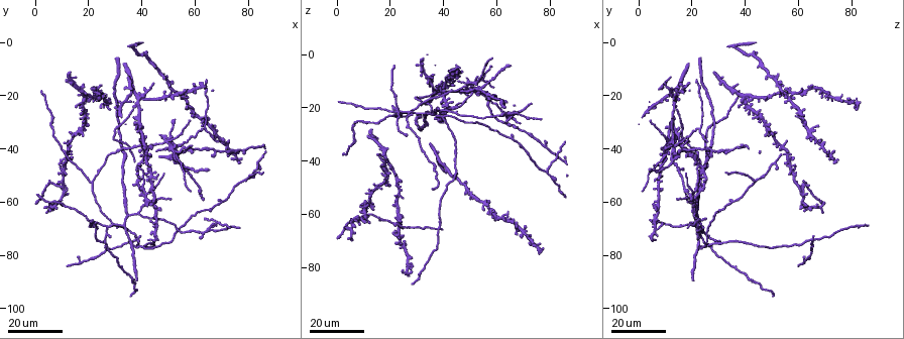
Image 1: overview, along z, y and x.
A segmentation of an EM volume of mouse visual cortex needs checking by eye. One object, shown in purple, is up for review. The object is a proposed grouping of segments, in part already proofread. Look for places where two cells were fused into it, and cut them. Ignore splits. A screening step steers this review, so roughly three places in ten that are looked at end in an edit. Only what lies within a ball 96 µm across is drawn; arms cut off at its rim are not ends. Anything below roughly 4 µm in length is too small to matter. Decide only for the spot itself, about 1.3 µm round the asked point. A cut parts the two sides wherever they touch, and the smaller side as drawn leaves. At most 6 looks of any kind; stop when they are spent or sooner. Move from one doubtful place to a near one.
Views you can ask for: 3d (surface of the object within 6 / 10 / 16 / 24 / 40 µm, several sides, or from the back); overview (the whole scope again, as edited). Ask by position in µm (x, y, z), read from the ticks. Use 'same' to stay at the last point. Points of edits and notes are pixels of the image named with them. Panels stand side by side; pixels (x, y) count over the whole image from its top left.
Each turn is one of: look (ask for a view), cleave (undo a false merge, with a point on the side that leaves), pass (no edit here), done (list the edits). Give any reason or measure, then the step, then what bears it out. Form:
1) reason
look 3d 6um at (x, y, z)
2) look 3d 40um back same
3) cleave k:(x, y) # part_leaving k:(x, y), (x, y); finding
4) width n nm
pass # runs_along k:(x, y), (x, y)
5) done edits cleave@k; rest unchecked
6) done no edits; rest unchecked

look 3d 16um at (49, 38, 11)

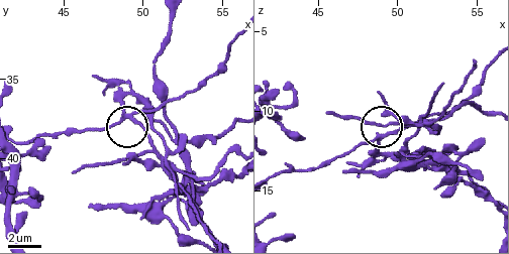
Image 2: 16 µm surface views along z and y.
look 3d 6um at (49.4, 37.3, 11.5)

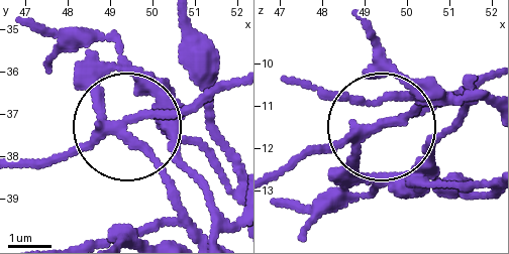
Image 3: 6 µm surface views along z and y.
arms 4
cleave 3:(92, 79) # two cells meet here

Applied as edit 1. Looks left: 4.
look overview

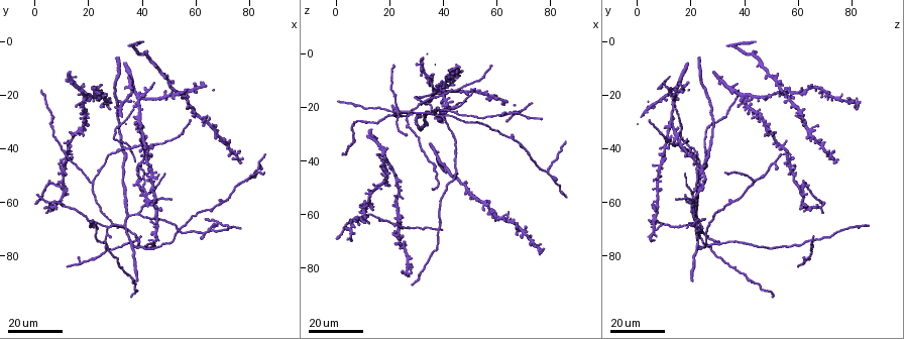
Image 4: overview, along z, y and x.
arms part here
look 3d 24um at (42, 60, 21)

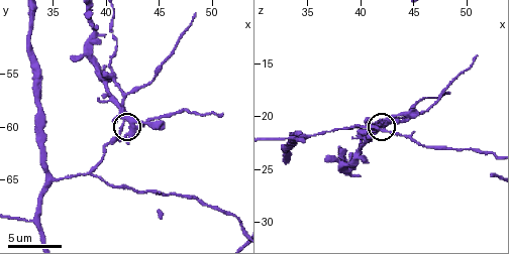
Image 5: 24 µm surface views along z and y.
look 3d 6um at (42.8, 60.0, 20.4)

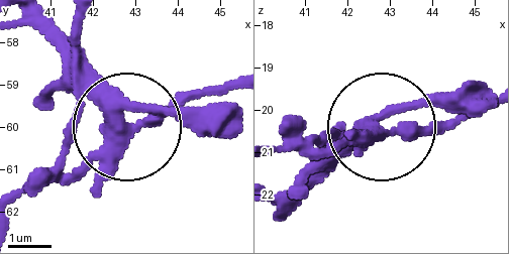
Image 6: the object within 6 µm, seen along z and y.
side_arm 11 um
cleave 6:(198, 98) # part_leaving 6:(139, 122), (233, 87); two cells meet here

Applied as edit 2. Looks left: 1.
arms part here
look 3d 10um at (38.4, 64.4, 21.4)

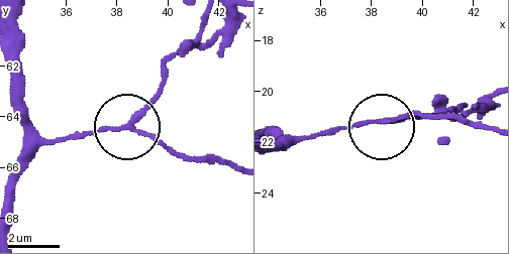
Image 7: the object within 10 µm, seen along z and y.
arms 3
pass # runs_along 7:(460, 103), (386, 121), (437, 116); one cell here

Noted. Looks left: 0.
done edits cleave@3, cleave@6; rest unchecked

